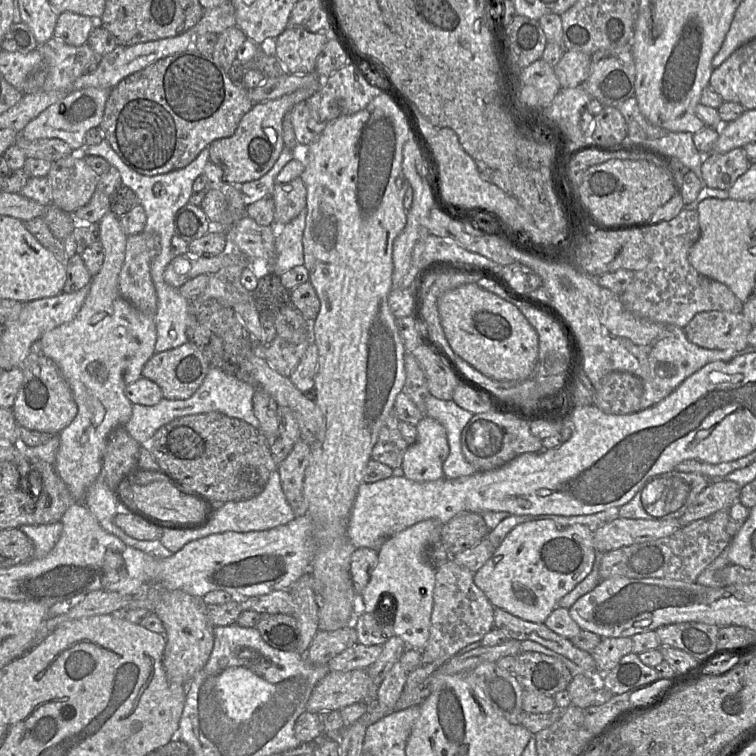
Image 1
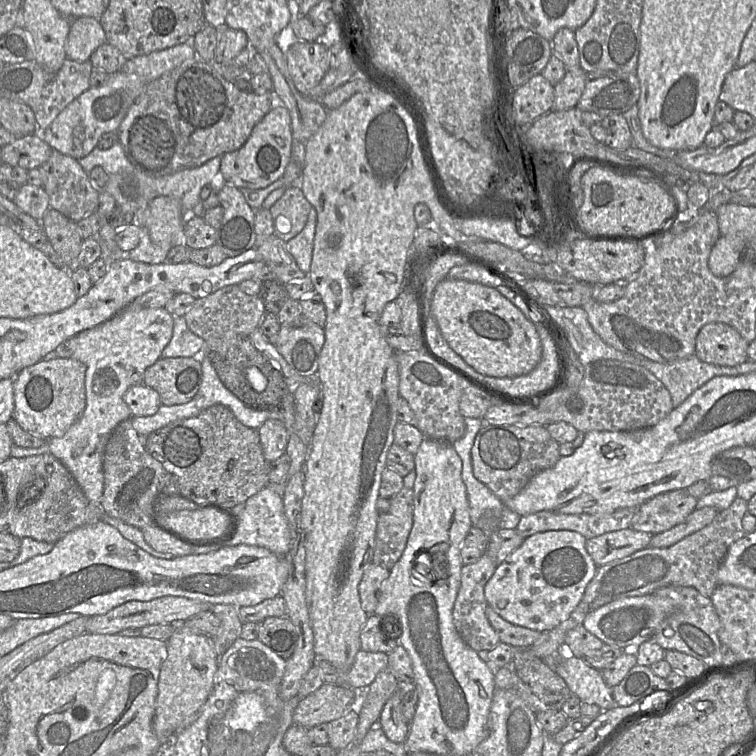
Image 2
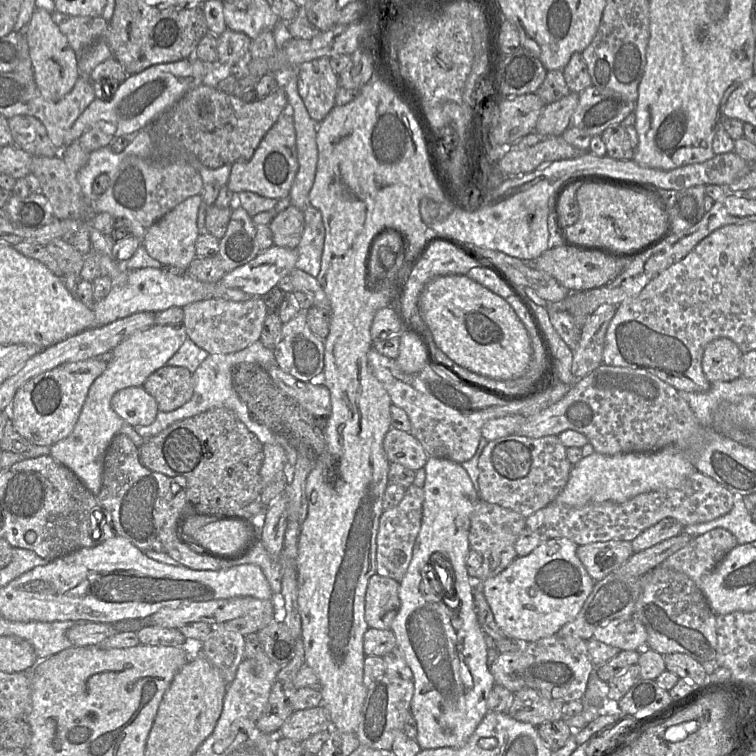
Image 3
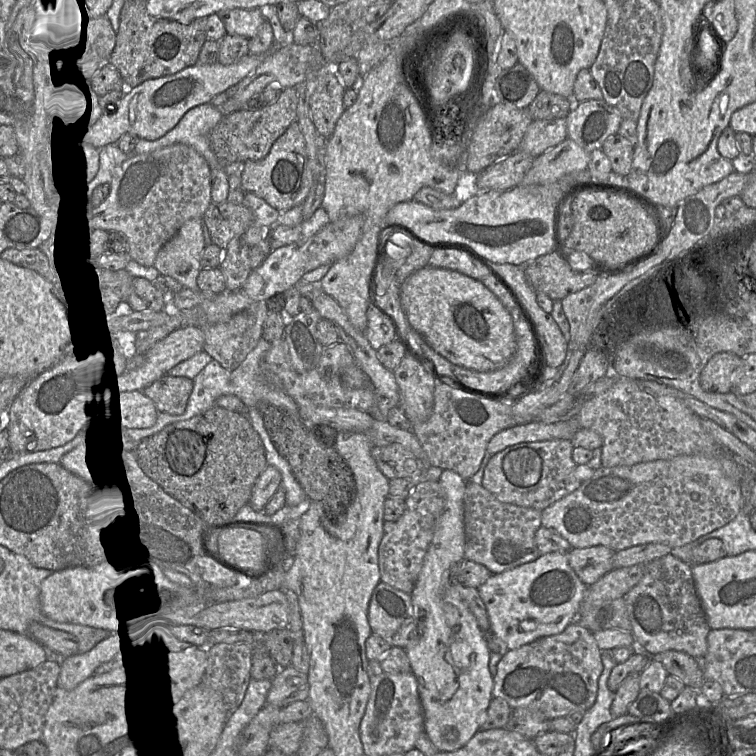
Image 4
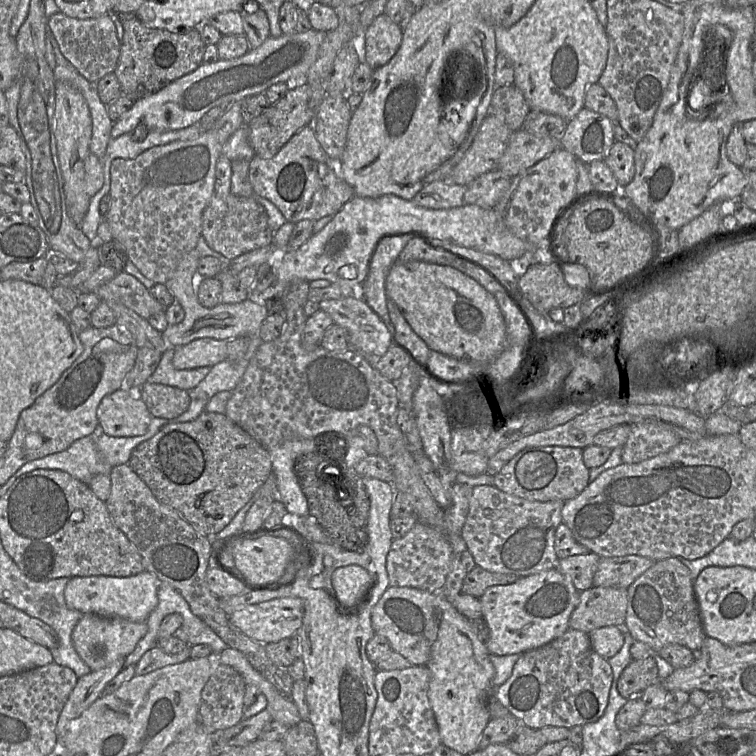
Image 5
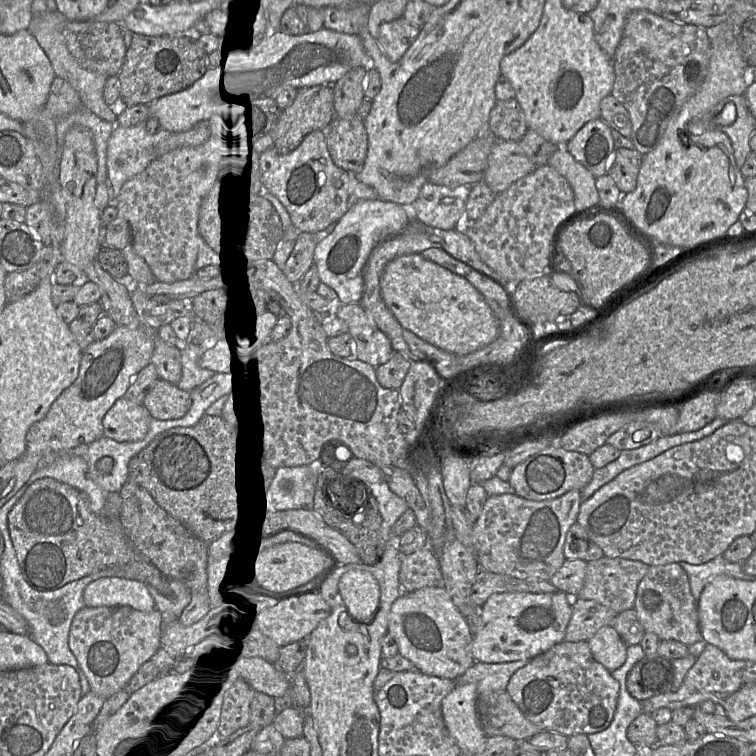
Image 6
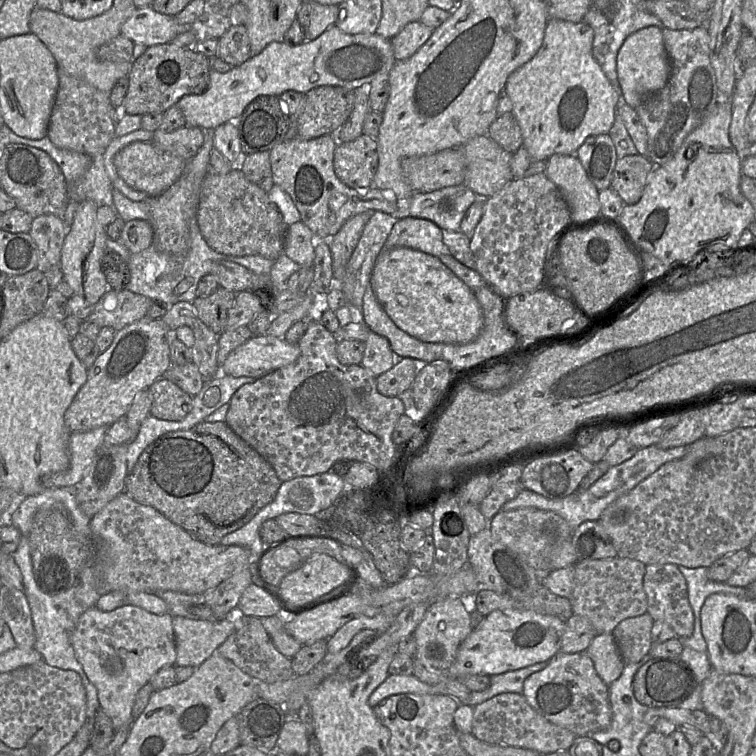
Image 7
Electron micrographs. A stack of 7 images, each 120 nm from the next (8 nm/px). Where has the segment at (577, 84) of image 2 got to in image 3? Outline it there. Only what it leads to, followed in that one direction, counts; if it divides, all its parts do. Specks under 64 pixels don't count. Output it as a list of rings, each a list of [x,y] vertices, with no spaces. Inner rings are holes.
[[[570,92],[558,101],[545,105],[535,126],[535,132],[561,136],[571,126],[572,115],[579,103],[579,93]]]

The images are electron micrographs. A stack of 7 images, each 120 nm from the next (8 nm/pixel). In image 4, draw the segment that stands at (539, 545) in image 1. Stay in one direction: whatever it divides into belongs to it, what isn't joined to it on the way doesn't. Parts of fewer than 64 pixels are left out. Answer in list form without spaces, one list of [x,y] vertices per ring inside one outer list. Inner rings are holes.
[[[552,552],[514,569],[492,574],[478,591],[486,607],[491,631],[507,645],[508,650],[514,650],[540,638],[562,633],[576,620],[587,587],[569,565],[568,552]]]

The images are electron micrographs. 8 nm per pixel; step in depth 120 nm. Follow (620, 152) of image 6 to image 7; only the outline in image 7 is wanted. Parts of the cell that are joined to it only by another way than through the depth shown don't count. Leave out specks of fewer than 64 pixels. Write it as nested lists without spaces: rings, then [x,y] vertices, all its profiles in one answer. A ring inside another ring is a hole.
[[[628,155],[618,158],[613,171],[611,188],[625,204],[636,204],[642,197],[648,176],[655,165],[645,156]]]

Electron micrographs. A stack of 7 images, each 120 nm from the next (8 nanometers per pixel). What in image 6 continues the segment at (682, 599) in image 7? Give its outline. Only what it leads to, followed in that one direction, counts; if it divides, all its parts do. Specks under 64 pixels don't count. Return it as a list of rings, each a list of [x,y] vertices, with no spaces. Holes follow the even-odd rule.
[[[679,563],[650,567],[638,585],[634,610],[646,632],[656,634],[661,641],[677,640],[689,646],[703,638],[698,602],[692,595],[689,576]]]

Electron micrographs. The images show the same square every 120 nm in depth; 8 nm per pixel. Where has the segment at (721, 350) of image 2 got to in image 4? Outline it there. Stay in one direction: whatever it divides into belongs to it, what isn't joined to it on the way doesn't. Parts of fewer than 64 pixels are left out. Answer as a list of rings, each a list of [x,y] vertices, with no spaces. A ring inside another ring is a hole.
[[[730,352],[713,355],[700,374],[701,387],[709,392],[732,392],[742,361],[743,358]]]

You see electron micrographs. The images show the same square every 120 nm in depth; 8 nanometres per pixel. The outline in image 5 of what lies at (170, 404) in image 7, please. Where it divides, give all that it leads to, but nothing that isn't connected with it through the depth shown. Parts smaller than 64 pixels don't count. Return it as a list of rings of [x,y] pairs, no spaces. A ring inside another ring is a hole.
[[[147,382],[137,394],[153,417],[163,419],[179,417],[191,402],[188,391],[160,383]]]

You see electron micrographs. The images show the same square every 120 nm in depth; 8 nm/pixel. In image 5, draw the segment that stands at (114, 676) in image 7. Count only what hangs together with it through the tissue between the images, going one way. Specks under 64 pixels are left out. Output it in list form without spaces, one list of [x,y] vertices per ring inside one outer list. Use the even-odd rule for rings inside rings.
[[[84,614],[72,634],[74,647],[91,671],[110,666],[118,659],[131,654],[140,640],[147,634],[146,621],[136,622],[129,619],[97,614]]]

